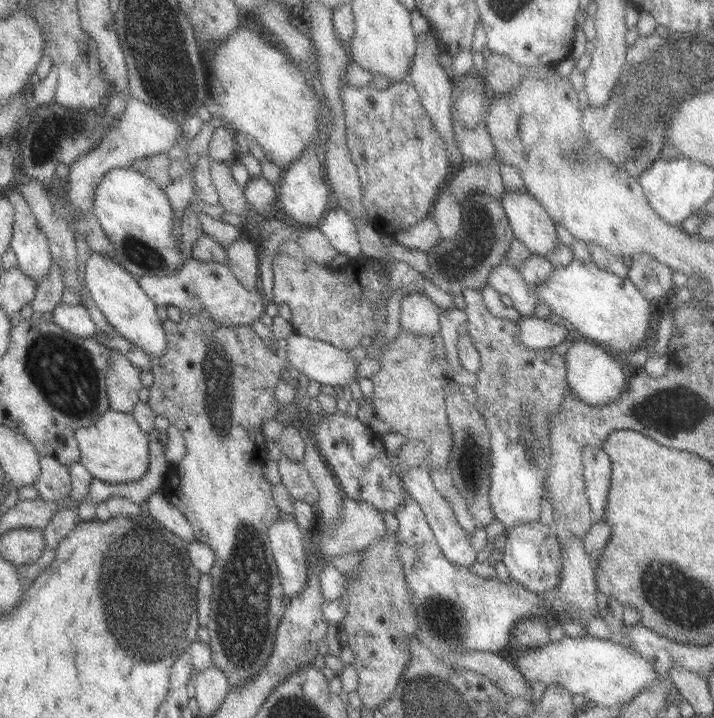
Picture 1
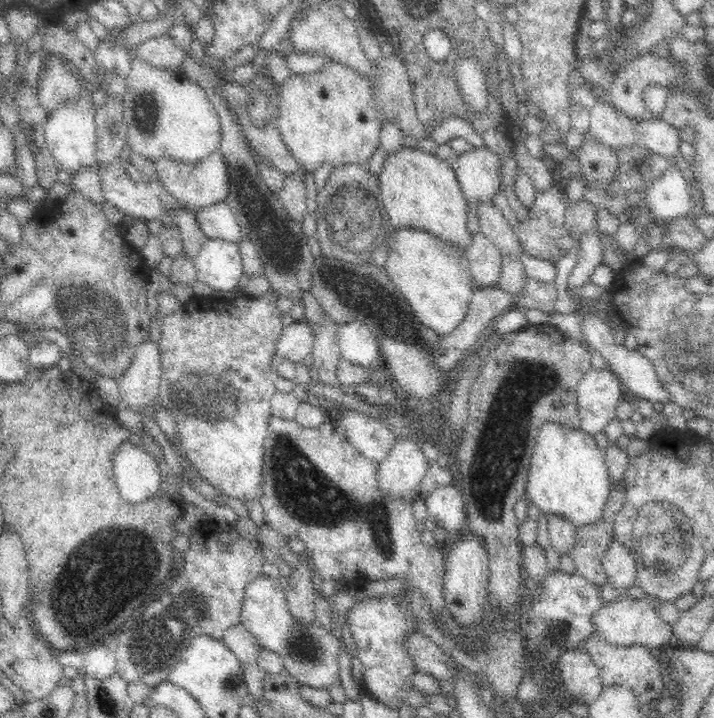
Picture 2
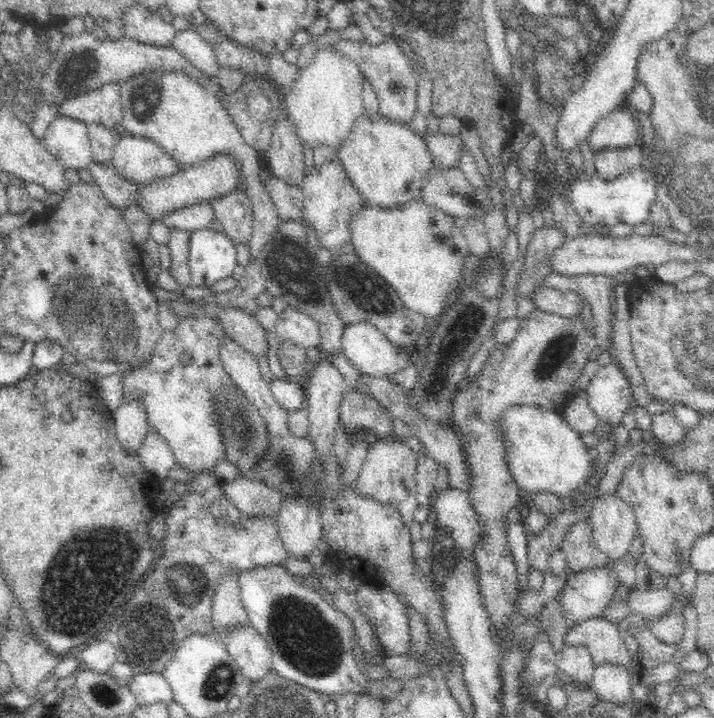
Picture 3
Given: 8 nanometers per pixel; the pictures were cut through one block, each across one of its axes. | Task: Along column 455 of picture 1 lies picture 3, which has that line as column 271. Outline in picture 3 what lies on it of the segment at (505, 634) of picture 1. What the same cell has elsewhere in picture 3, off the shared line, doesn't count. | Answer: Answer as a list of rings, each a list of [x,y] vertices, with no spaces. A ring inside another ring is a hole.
[[[260,566],[254,568],[238,578],[240,588],[240,600],[244,606],[244,612],[248,614],[250,626],[266,638],[266,642],[272,648],[274,656],[274,672],[280,674],[280,678],[286,678],[288,682],[296,682],[298,686],[304,686],[308,690],[314,690],[322,696],[340,696],[346,692],[364,694],[368,690],[368,678],[360,674],[354,654],[352,654],[352,636],[354,636],[354,622],[346,618],[338,608],[332,608],[326,600],[322,600],[316,594],[314,580],[304,580],[304,586],[300,582],[302,576],[290,576],[284,572],[282,566]]]

